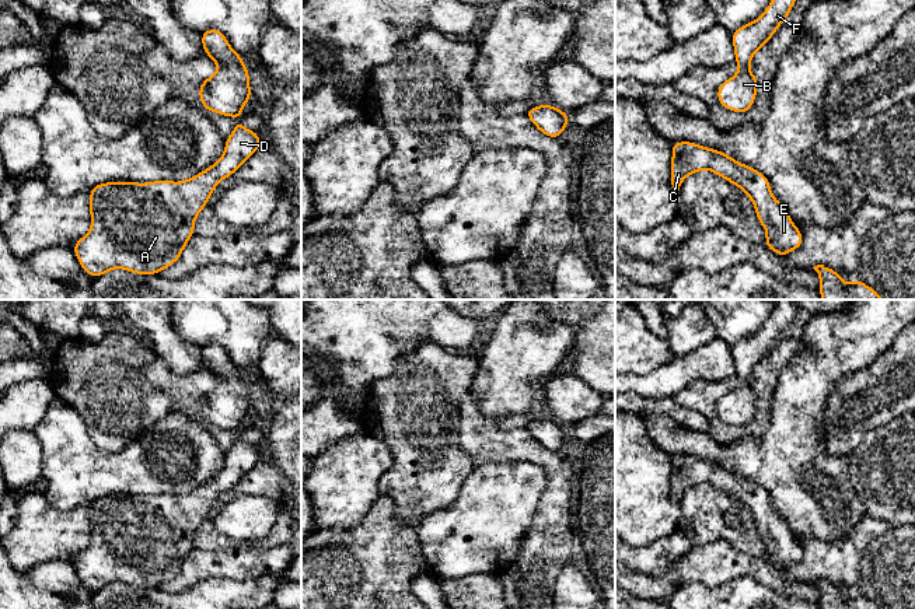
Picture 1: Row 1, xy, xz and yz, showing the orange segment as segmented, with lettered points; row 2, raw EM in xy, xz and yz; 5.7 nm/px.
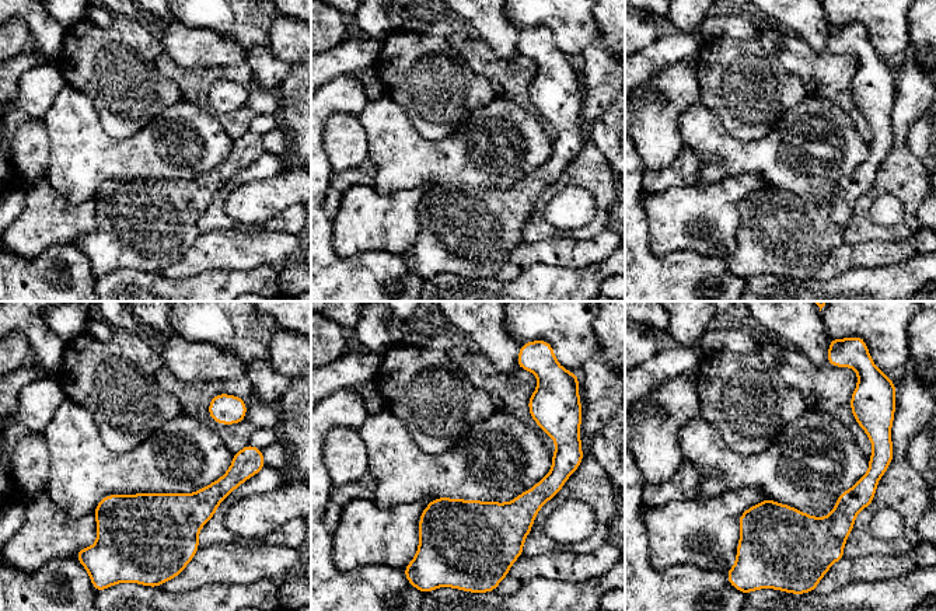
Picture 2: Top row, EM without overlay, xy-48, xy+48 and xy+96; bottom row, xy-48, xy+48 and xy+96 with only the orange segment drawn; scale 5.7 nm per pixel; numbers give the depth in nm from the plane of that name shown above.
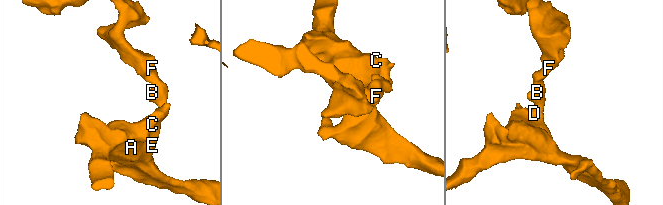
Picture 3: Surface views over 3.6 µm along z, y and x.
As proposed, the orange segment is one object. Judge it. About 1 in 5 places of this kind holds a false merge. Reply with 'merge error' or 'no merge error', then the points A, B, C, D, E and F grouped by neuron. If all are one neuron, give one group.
no merge error | A B C D E F

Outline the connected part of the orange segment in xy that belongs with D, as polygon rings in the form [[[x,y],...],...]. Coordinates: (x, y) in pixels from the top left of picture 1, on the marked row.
[[[240,118],[231,134],[226,137],[220,160],[191,179],[95,185],[90,189],[91,228],[73,245],[83,270],[92,279],[112,269],[125,269],[135,274],[160,274],[181,258],[195,234],[195,220],[219,182],[231,176],[259,147],[259,133],[245,129]]]

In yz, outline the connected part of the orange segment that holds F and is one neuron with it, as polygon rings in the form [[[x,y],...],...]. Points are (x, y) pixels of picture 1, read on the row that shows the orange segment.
[[[772,0],[755,21],[741,25],[731,35],[738,71],[717,87],[717,101],[723,108],[736,113],[751,109],[758,88],[758,78],[750,70],[751,59],[787,20],[794,4],[796,0]]]

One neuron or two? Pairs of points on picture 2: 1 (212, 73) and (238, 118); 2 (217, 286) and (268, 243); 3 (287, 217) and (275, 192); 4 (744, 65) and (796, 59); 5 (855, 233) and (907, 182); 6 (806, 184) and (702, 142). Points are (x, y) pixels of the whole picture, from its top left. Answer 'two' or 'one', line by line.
1: one
2: two
3: two
4: two
5: one
6: one

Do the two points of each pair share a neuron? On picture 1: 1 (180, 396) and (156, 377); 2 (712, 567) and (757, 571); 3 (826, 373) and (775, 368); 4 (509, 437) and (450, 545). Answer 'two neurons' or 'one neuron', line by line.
1: one neuron
2: one neuron
3: two neurons
4: two neurons

